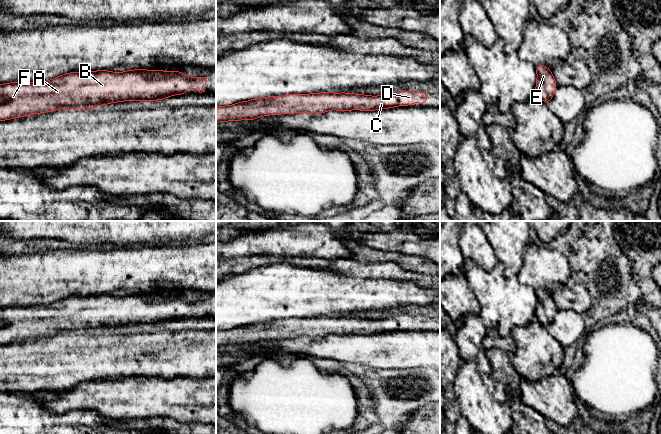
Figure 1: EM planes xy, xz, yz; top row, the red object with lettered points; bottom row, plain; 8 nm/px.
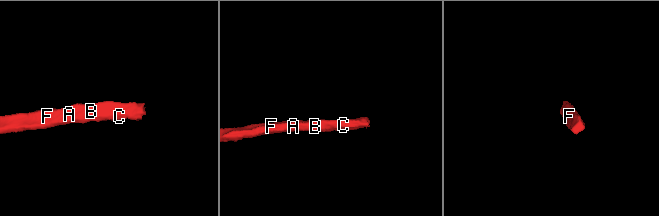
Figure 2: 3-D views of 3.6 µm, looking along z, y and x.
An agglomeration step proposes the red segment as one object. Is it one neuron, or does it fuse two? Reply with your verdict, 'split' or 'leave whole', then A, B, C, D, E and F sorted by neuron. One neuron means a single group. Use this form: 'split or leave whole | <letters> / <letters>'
leave whole | A B C D E F

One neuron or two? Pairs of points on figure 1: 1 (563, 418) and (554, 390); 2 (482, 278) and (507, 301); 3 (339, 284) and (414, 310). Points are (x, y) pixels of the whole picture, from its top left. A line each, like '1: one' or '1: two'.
1: one
2: one
3: two

